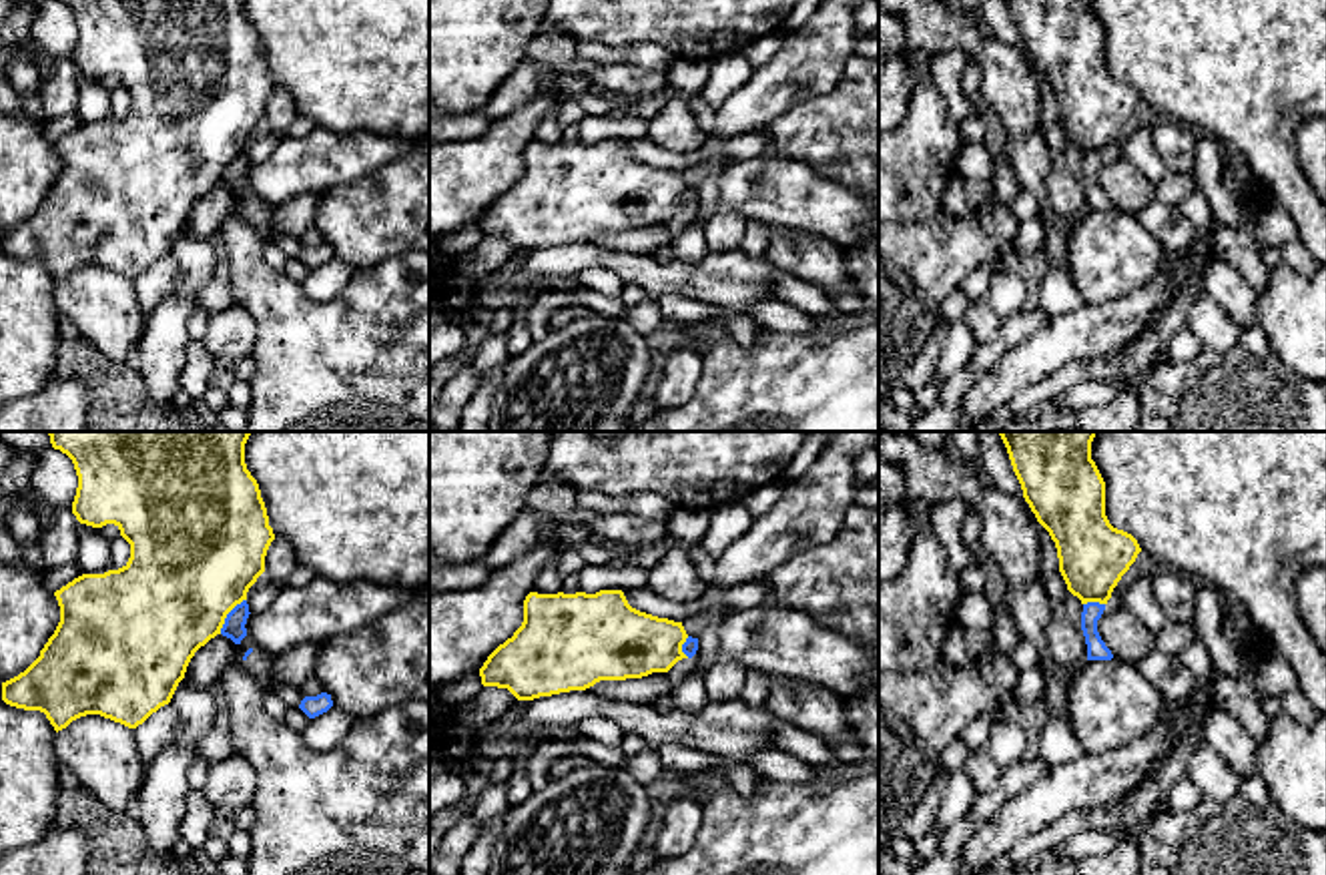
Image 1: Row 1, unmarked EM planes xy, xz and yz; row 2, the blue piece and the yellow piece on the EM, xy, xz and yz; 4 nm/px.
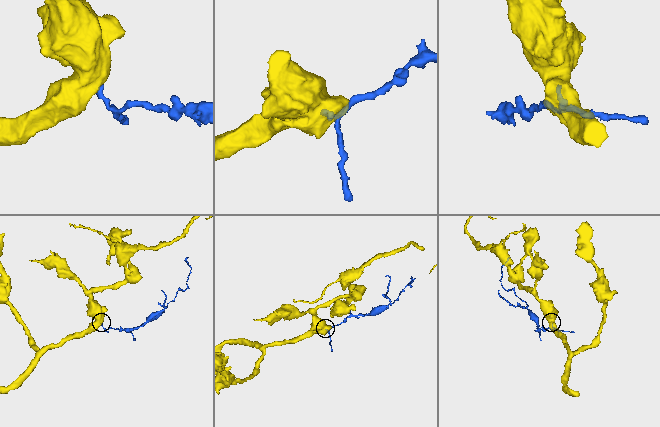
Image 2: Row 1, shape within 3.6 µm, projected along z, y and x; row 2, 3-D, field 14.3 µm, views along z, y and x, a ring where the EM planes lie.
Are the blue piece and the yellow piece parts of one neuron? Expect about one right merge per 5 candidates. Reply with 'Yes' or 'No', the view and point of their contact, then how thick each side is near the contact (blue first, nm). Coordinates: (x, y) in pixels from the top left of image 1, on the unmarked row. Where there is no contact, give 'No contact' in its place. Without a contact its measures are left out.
No. Touches blue at xy (227, 165). Thickness 90 nm (blue) against 480 nm

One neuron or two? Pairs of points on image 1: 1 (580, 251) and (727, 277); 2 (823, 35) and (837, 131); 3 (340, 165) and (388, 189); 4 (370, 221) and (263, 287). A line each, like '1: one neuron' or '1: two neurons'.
1: one neuron
2: two neurons
3: two neurons
4: two neurons

